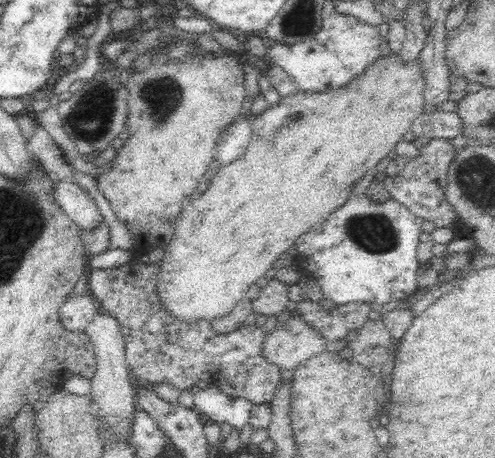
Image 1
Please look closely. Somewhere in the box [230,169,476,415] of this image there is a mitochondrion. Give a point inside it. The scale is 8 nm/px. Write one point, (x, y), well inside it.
(374, 234)

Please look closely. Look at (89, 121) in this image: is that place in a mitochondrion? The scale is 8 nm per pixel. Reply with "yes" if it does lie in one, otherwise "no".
yes

